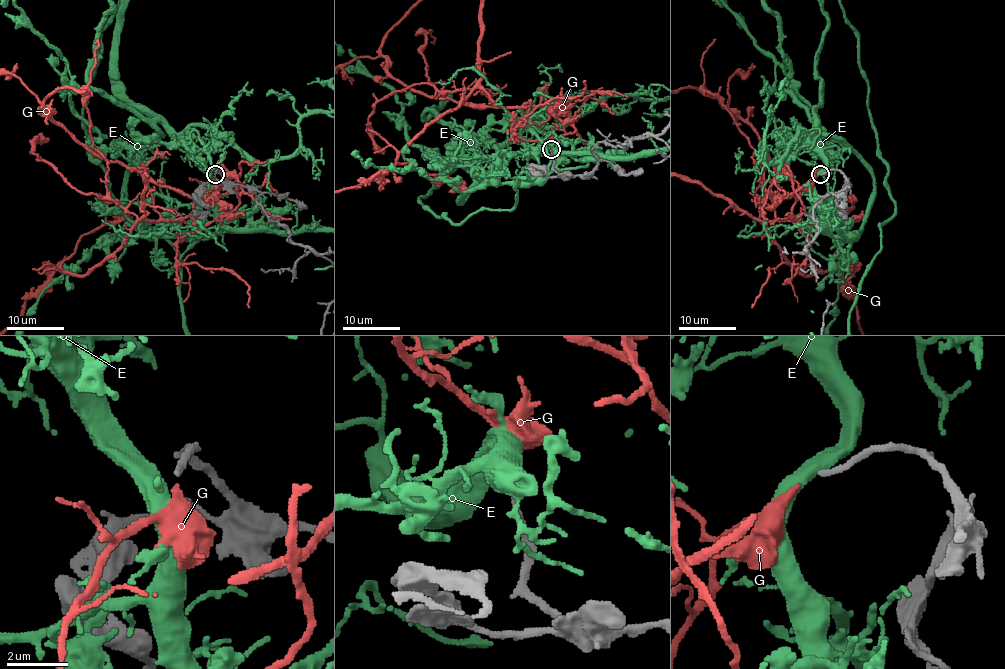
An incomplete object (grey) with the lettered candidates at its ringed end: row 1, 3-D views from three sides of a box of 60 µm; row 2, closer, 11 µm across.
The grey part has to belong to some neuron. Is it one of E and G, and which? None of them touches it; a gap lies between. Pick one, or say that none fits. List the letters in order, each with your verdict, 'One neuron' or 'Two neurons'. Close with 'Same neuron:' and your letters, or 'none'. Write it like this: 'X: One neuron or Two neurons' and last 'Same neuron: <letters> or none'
E: Two neurons
G: One neuron
Same neuron: G

